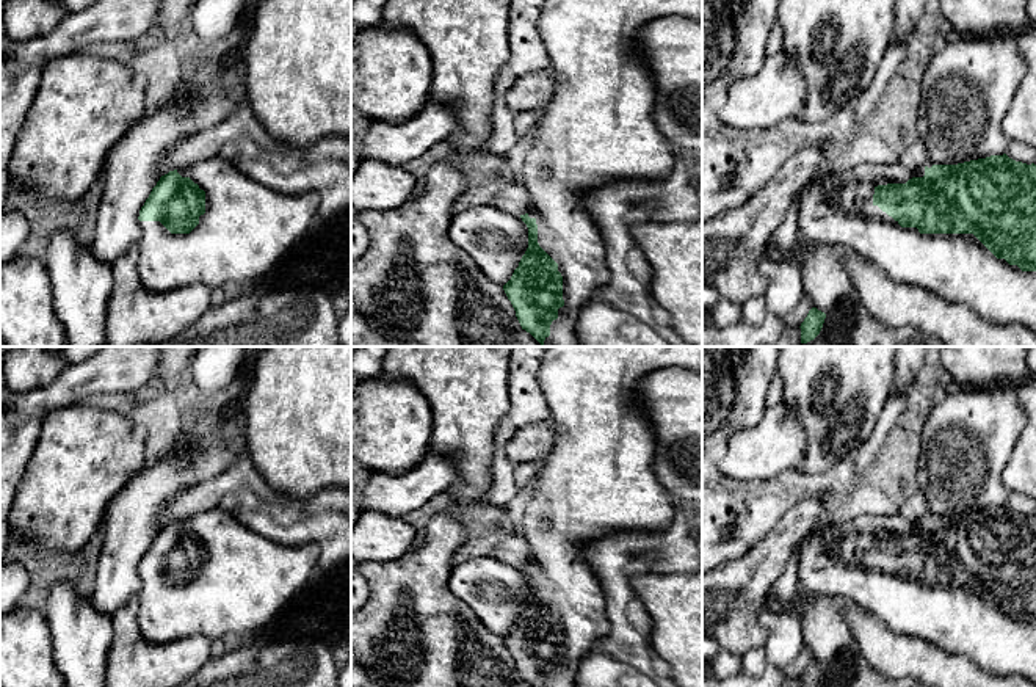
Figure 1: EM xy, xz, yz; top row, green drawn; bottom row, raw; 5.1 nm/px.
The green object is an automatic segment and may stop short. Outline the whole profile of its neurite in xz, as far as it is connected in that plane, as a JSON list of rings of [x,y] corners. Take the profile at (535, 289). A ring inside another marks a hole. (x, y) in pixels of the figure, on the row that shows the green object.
[[[547,0],[542,8],[538,31],[550,55],[555,89],[539,111],[536,140],[517,177],[534,202],[531,212],[520,215],[528,227],[528,248],[503,285],[522,329],[541,345],[578,347],[578,314],[597,298],[610,278],[602,235],[585,210],[581,196],[616,180],[663,179],[680,154],[655,125],[654,75],[636,49],[644,25],[671,16],[697,19],[702,16],[702,0]]]

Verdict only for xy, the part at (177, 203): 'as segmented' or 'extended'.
extended

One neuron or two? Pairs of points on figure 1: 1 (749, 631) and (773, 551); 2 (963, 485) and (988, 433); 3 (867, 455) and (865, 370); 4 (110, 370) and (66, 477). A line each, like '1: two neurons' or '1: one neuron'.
1: one neuron
2: one neuron
3: two neurons
4: two neurons

